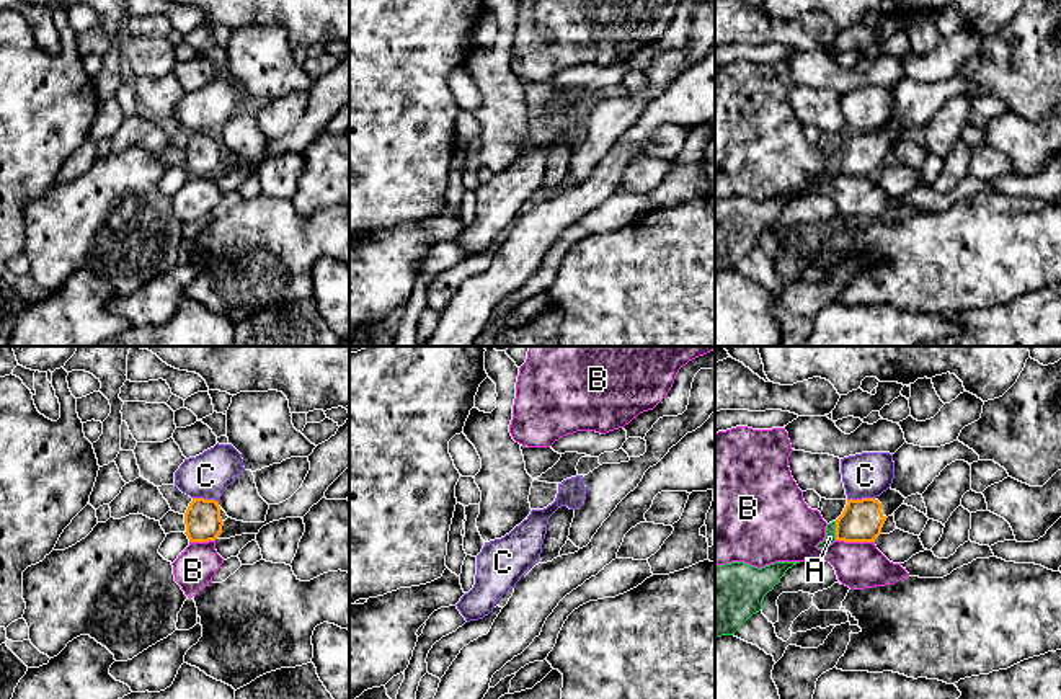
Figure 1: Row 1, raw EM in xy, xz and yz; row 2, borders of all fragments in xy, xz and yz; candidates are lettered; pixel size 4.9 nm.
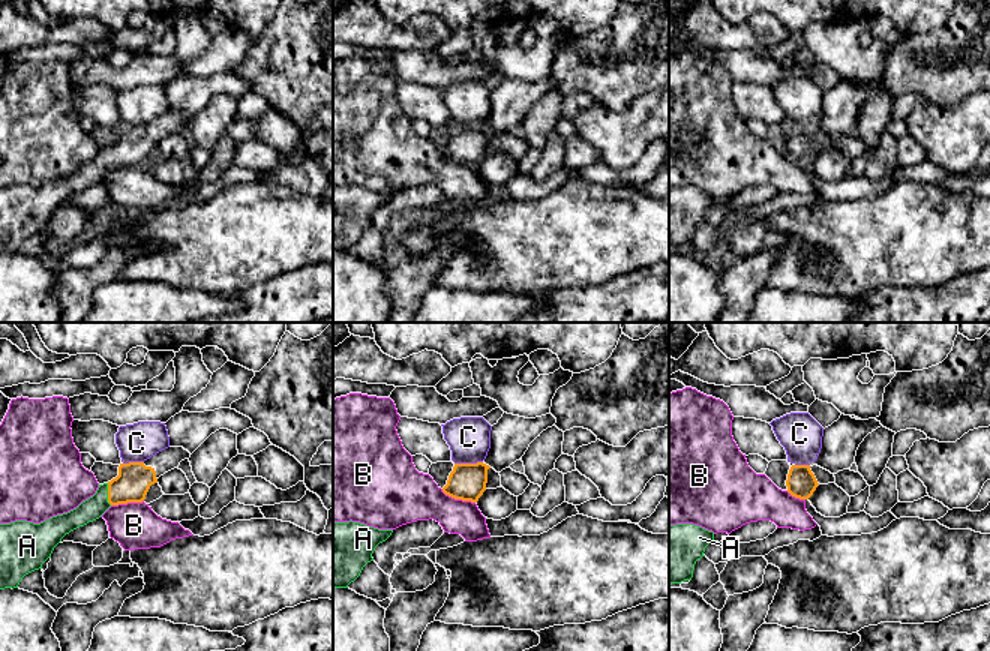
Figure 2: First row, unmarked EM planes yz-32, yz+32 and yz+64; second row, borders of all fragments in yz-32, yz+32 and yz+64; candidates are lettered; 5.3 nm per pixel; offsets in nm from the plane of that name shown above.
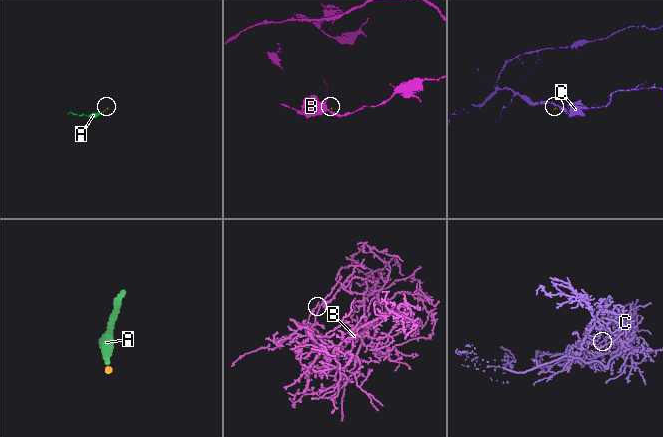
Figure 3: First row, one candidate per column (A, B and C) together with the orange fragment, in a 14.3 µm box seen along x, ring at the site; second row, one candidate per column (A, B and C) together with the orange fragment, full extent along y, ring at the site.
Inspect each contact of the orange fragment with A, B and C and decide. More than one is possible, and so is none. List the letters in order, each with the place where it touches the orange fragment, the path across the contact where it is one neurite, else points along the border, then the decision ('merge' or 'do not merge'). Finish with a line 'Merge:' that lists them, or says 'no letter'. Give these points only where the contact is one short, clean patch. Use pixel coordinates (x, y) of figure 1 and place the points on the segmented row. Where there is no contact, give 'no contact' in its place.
A: yz (836, 531) | merge
B: yz (856, 541) | along yz (836, 539), (874, 543) | do not merge
C: yz (862, 498) | along yz (874, 497), (847, 500) | do not merge
Merge: A

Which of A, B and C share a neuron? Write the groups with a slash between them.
A / B / C

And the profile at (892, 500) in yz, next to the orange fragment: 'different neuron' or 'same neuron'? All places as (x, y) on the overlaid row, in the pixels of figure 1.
same neuron

